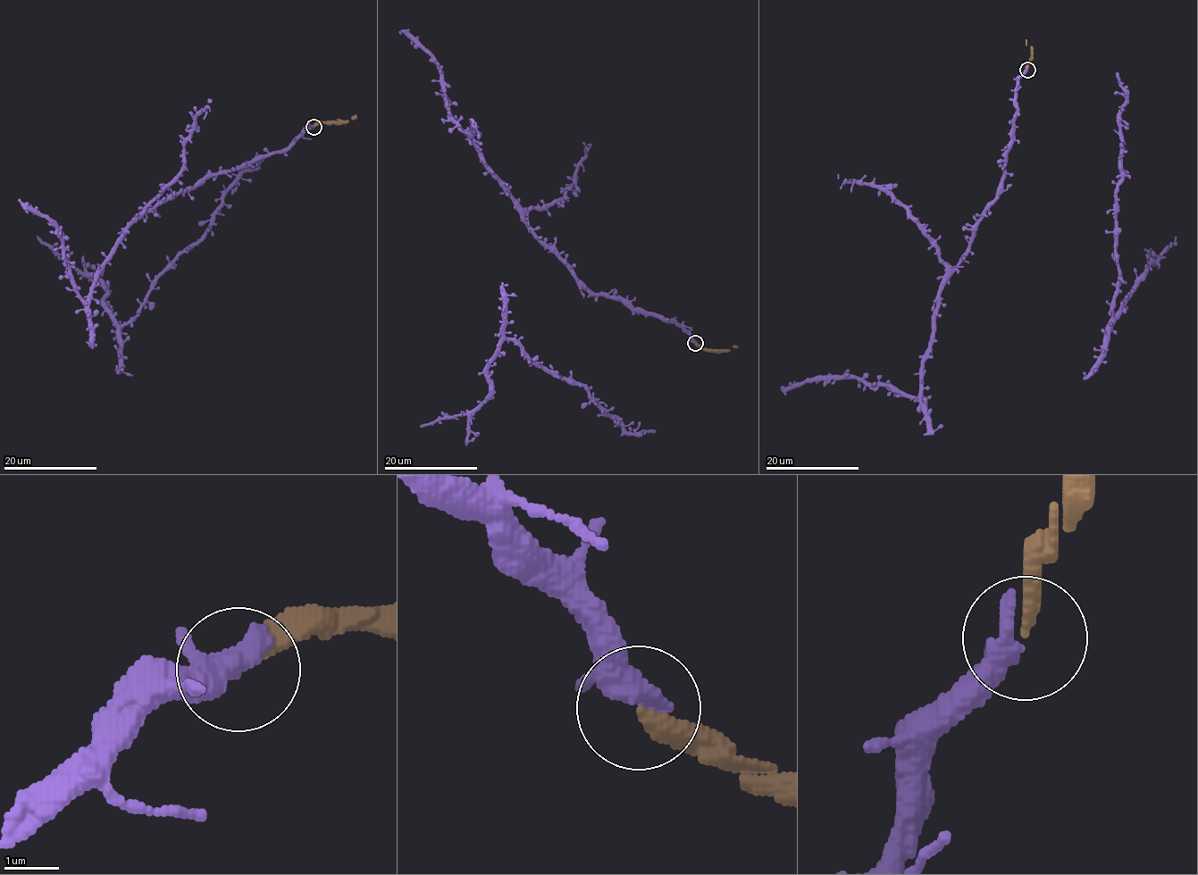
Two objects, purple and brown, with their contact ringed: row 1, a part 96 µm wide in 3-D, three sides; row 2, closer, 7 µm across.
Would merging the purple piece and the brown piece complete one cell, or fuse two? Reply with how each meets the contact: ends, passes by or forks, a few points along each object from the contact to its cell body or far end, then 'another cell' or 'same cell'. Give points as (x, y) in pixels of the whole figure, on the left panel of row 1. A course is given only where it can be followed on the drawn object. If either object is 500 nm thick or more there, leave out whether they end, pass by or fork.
purple passes by; brown ends there; purple runs (313, 127), (287, 148), (213, 173), (132, 221), (85, 300), (67, 266), (62, 233), (19, 199); brown runs (313, 127), (346, 122), (356, 115); same cell

